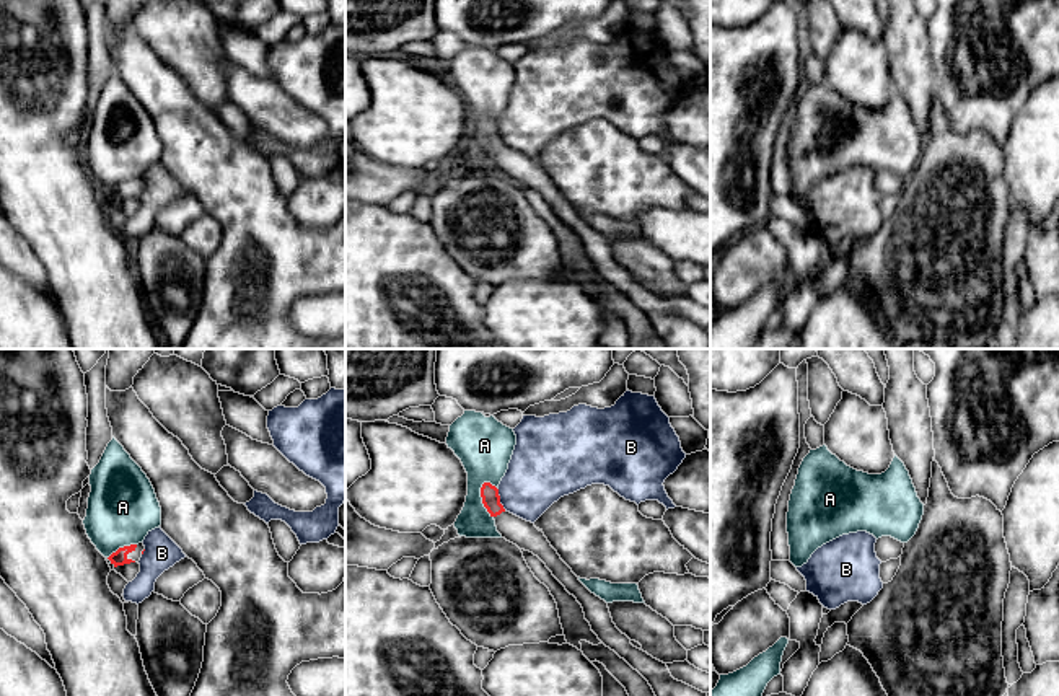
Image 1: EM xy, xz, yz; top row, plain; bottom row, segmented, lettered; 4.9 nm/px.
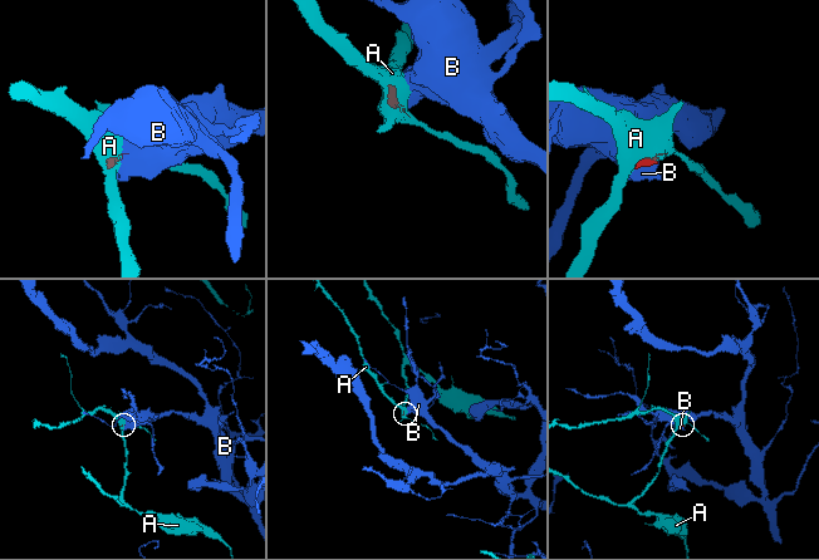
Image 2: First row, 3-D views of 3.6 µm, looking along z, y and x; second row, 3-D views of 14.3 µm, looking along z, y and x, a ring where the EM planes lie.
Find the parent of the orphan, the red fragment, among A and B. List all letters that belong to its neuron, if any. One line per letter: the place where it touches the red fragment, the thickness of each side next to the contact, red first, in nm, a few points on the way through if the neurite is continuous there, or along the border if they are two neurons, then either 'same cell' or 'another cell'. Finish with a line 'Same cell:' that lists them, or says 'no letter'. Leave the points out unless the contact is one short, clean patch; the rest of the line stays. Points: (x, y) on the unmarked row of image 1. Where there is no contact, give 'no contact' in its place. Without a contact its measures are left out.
A: meets red in xz at (483, 134); 90 nm thick on the red side, 260 nm on the other; another cell
B: meets red in xz at (499, 134); 90 nm thick on the red side, 320 nm on the other; border along xz (497, 124), (499, 136), (505, 144); another cell
Same cell: no letter

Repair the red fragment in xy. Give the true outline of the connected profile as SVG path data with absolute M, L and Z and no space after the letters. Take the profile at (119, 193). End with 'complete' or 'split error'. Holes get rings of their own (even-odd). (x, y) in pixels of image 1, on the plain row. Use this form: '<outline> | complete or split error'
M143 178L130 179L130 181L119 183L108 194L111 196L114 202L117 202L117 200L130 199L130 197L138 197L143 186L145 186Z | split error

